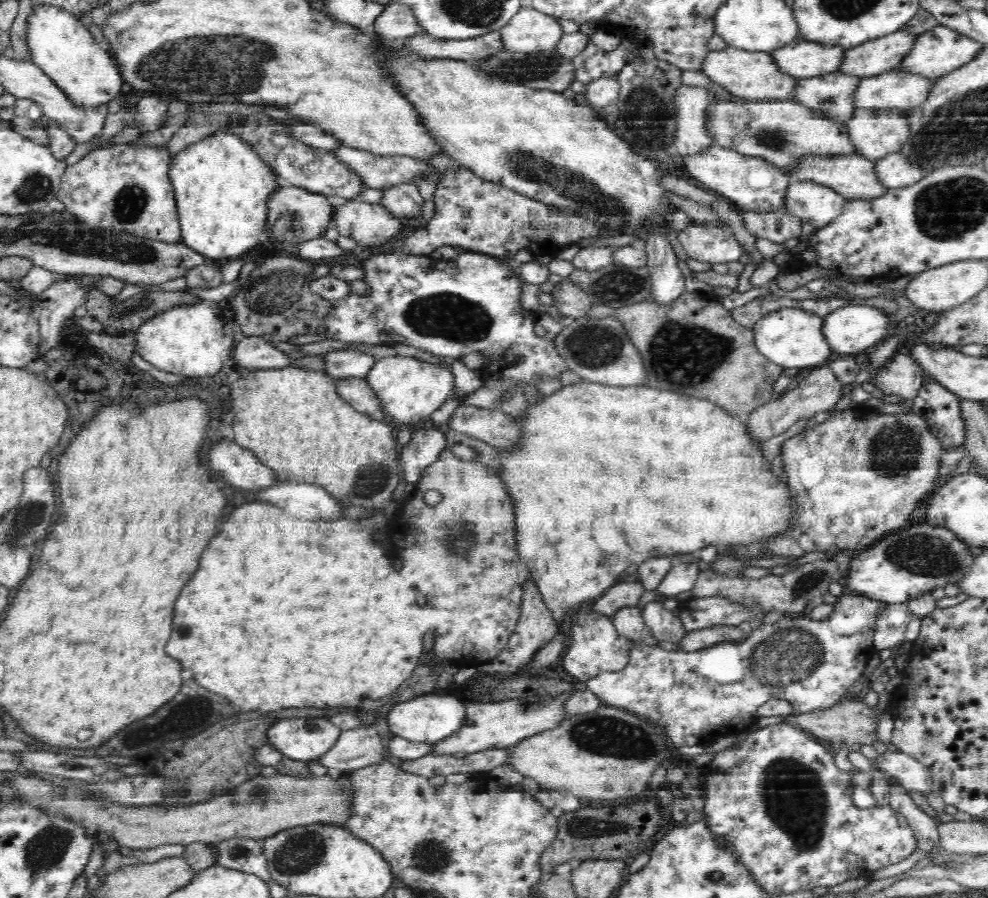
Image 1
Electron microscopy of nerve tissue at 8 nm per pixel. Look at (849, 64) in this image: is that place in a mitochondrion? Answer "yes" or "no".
no

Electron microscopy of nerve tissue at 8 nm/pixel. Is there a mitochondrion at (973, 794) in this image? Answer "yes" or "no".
no

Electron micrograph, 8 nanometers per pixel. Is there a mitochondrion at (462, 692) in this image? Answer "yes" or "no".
no

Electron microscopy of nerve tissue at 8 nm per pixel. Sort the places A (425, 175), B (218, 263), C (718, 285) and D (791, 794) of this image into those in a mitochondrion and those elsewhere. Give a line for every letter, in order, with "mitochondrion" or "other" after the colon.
A: other
B: other
C: other
D: mitochondrion

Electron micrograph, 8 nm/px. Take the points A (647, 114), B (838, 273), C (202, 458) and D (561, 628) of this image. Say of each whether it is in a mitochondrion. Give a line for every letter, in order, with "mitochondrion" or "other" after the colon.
A: mitochondrion
B: other
C: other
D: other

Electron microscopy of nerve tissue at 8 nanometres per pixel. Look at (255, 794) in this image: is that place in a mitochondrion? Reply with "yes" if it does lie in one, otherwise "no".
yes

